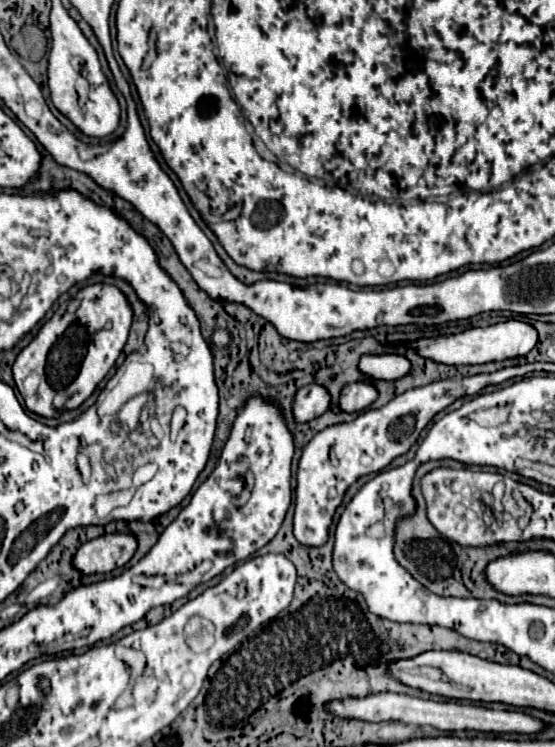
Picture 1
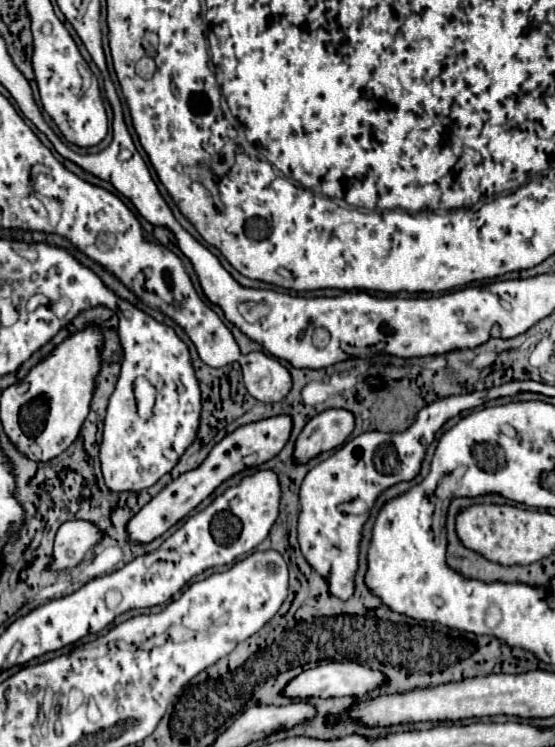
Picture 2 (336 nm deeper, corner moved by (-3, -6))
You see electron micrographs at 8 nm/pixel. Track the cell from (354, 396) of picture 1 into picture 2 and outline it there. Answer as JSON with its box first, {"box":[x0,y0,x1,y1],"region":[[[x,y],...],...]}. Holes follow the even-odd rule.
{"box":[293,409,355,463],"region":[[[327,409],[315,415],[299,433],[293,449],[295,463],[307,463],[323,451],[341,447],[351,435],[355,419],[345,409]]]}

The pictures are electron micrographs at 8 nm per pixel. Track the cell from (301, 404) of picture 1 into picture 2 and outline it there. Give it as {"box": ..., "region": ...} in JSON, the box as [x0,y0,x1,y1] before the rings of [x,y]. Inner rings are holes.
{"box":[127,415,291,543],"region":[[[277,415],[277,417],[269,417],[257,423],[249,423],[243,425],[239,429],[235,429],[233,433],[225,435],[207,455],[207,459],[197,467],[191,469],[183,475],[179,475],[177,479],[173,479],[157,497],[153,497],[127,525],[129,531],[129,539],[133,543],[149,543],[153,539],[157,539],[159,535],[163,535],[169,527],[173,527],[175,523],[179,523],[183,517],[187,517],[201,501],[205,501],[223,481],[231,479],[237,471],[243,469],[241,459],[245,455],[255,455],[257,461],[255,465],[267,463],[269,459],[273,459],[283,445],[287,443],[291,433],[291,419],[287,415]]]}

